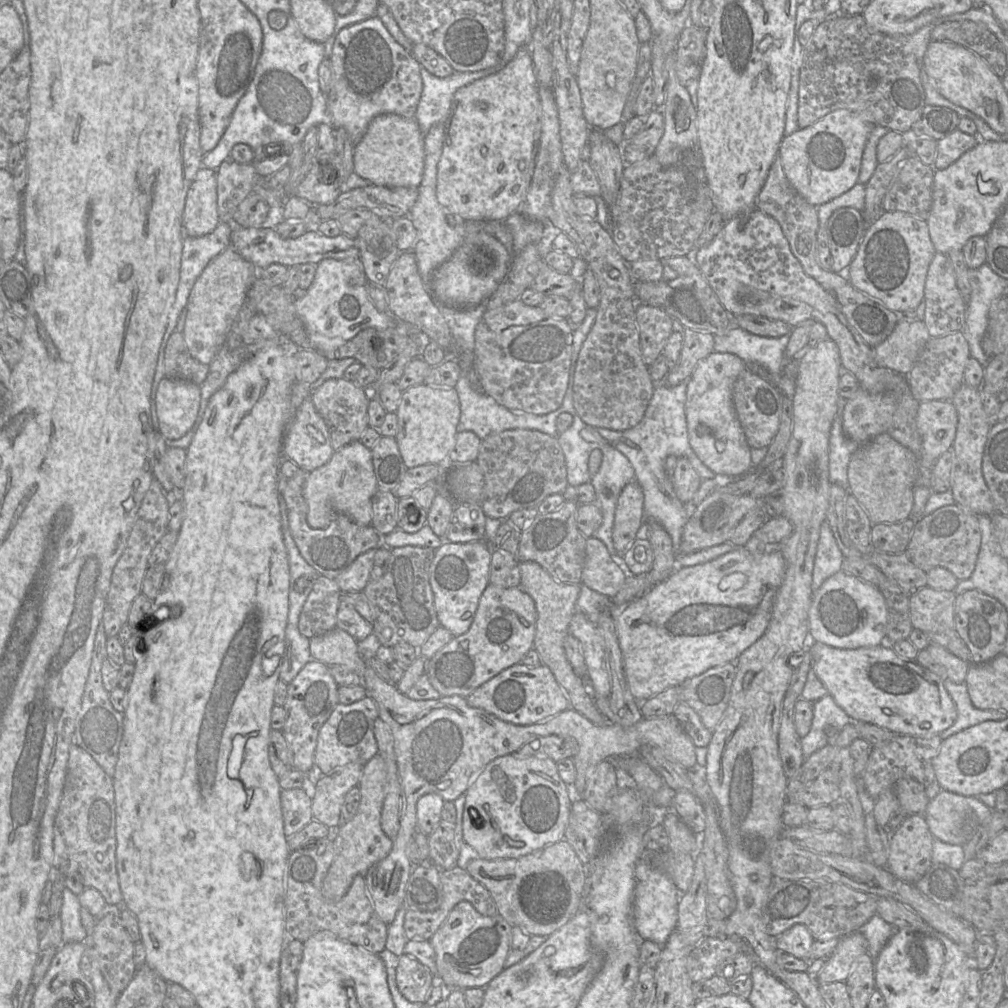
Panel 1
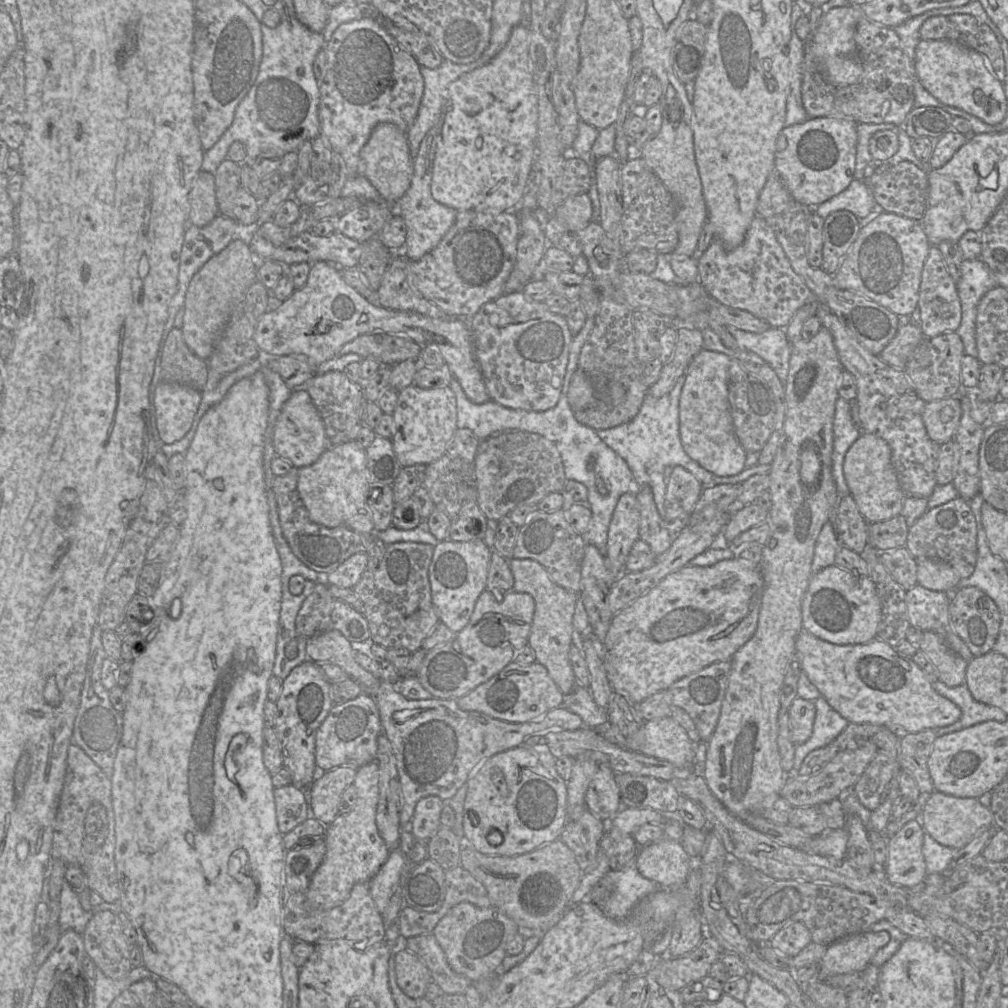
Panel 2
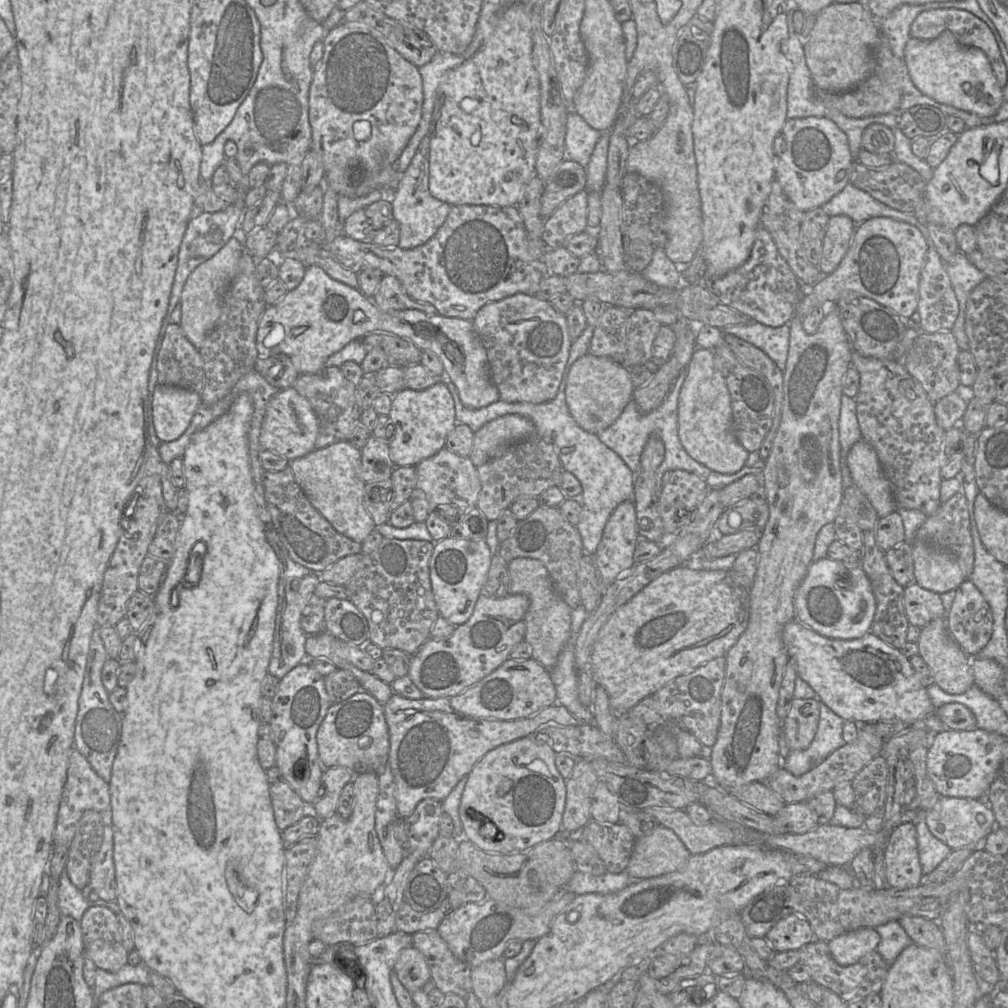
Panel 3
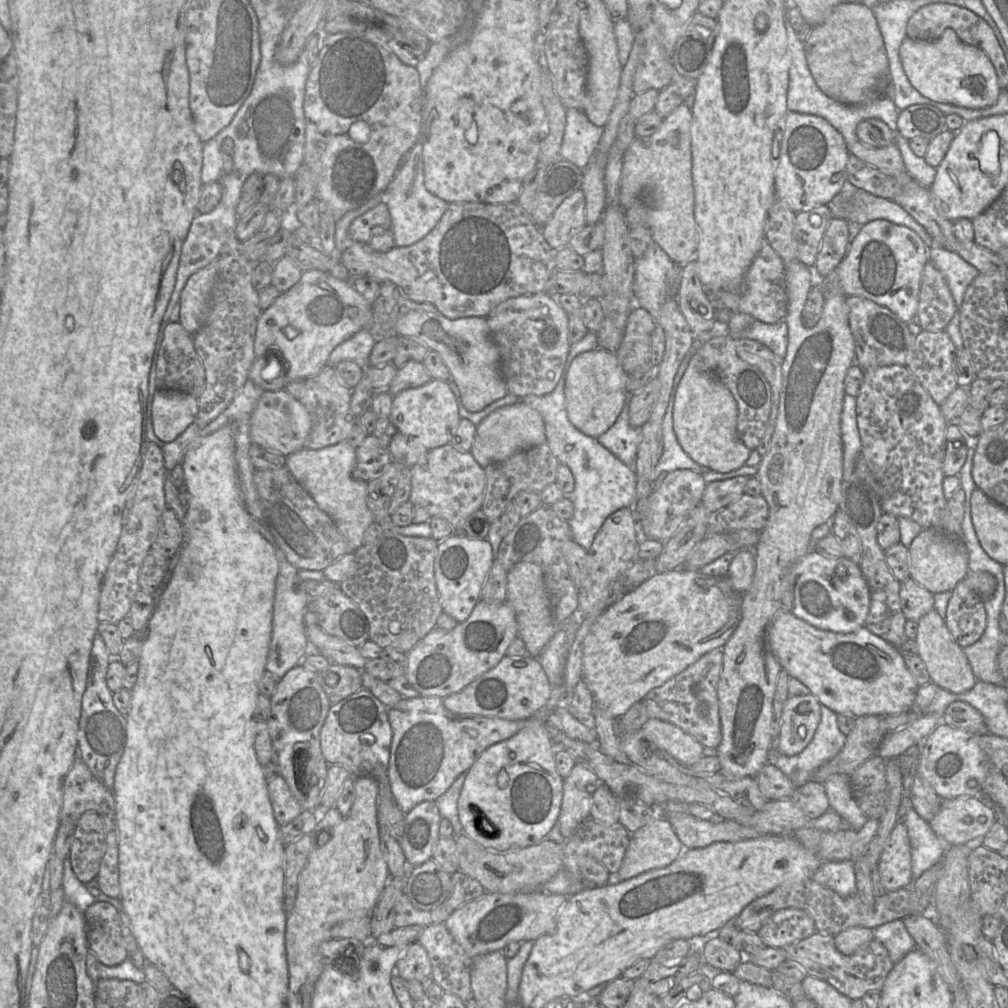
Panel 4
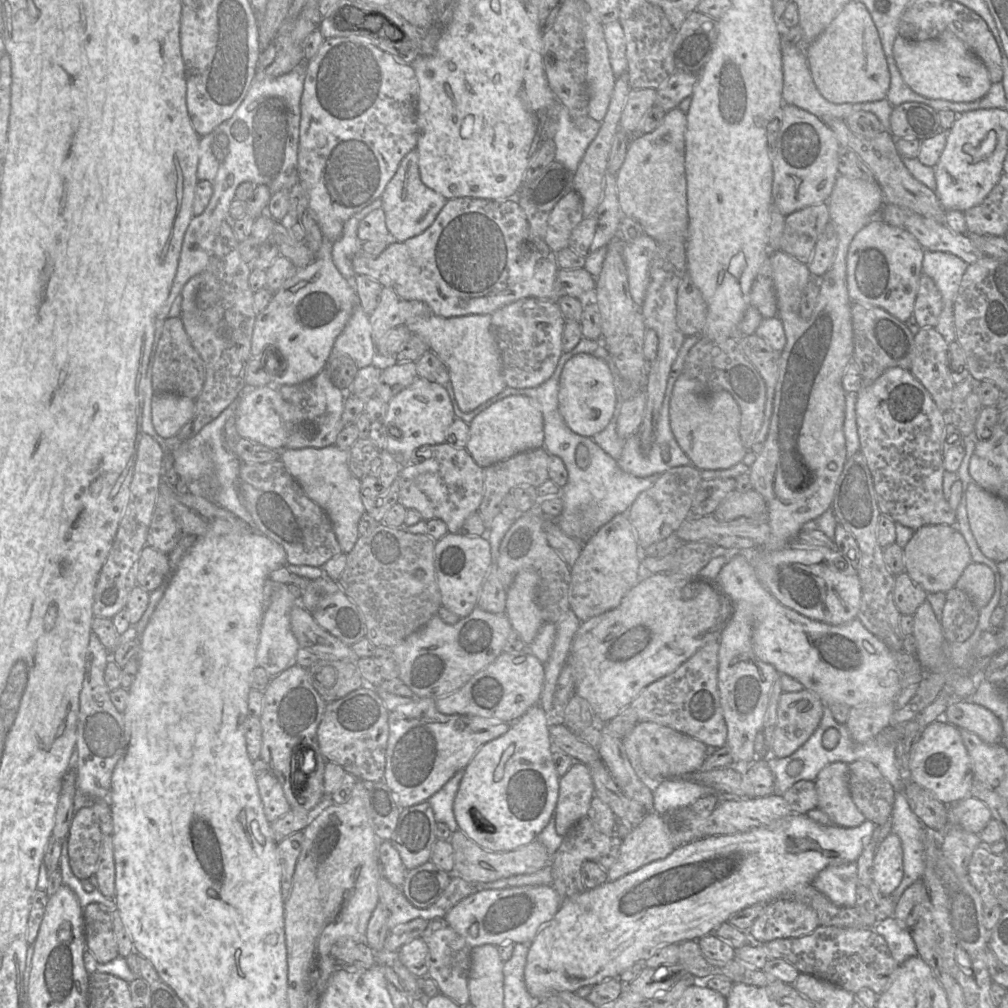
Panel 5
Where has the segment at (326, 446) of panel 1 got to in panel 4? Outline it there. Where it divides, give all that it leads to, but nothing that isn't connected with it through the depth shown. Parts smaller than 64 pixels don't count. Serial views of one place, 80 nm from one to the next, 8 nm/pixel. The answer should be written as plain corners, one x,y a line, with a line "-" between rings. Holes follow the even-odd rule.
285,389
264,390
251,414
249,435
252,443
287,456
304,447
310,429
311,418
301,402

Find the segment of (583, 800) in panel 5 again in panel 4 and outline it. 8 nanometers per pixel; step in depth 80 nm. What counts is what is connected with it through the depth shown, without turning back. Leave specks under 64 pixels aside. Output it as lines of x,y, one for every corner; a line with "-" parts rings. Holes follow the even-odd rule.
576,763
569,776
563,780
563,796
558,824
560,833
565,839
571,837
577,827
589,818
593,794
601,784
596,774
581,763

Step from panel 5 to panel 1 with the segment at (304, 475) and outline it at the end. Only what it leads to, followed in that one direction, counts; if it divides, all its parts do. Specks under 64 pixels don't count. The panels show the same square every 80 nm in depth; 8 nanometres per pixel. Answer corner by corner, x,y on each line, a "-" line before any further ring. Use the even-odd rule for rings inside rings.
359,441
350,442
334,451
327,463
309,472
303,486
308,525
313,529
324,529
337,513
347,515
360,526
371,525
372,498
378,489
371,451

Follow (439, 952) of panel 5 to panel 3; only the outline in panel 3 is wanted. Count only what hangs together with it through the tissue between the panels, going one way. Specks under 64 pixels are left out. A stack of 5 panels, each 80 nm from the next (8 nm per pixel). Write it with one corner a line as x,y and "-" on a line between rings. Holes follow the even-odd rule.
437,928
412,934
411,945
424,955
431,979
443,994
456,994
466,999
472,992
472,967
451,952

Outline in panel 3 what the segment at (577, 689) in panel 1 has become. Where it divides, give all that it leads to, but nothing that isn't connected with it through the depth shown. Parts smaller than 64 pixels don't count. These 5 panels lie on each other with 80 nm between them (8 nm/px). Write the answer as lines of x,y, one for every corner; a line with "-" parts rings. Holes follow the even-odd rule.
522,557
513,559
508,563
508,572
510,575
509,594
523,594
530,601
524,618
524,641
531,649
531,658
550,672
556,666
560,652
572,637
573,609
556,592
548,570
539,560

